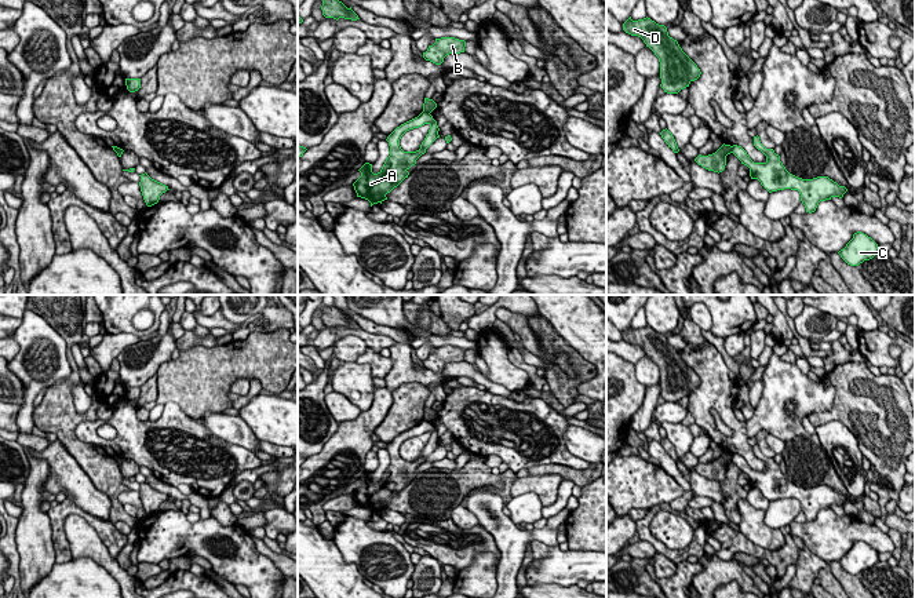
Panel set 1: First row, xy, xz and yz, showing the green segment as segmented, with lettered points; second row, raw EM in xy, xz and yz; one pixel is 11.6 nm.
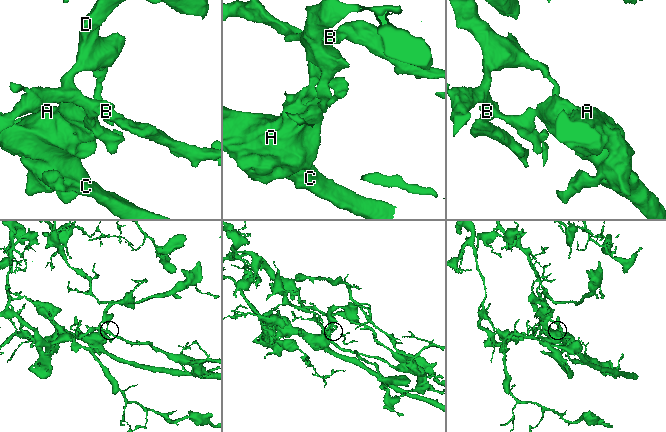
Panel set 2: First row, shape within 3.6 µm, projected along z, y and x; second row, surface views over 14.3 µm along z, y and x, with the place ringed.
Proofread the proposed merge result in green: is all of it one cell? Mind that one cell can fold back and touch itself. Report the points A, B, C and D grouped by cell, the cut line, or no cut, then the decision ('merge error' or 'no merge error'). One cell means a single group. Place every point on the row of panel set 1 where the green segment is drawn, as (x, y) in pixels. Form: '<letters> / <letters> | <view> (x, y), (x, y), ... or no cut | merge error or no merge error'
A C / B D | xz (423, 110), (429, 113) | merge error

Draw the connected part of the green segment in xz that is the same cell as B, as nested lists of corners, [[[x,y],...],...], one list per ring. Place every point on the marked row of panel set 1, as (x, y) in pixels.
[[[455,37],[435,39],[435,43],[433,45],[429,45],[427,51],[423,52],[423,58],[435,65],[441,65],[446,55],[464,52],[464,47],[464,40]]]

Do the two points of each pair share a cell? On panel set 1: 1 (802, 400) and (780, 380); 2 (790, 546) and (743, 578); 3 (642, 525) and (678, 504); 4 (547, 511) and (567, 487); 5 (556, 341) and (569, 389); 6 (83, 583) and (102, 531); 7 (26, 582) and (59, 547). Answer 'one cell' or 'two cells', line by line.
1: one cell
2: two cells
3: two cells
4: one cell
5: one cell
6: two cells
7: two cells

